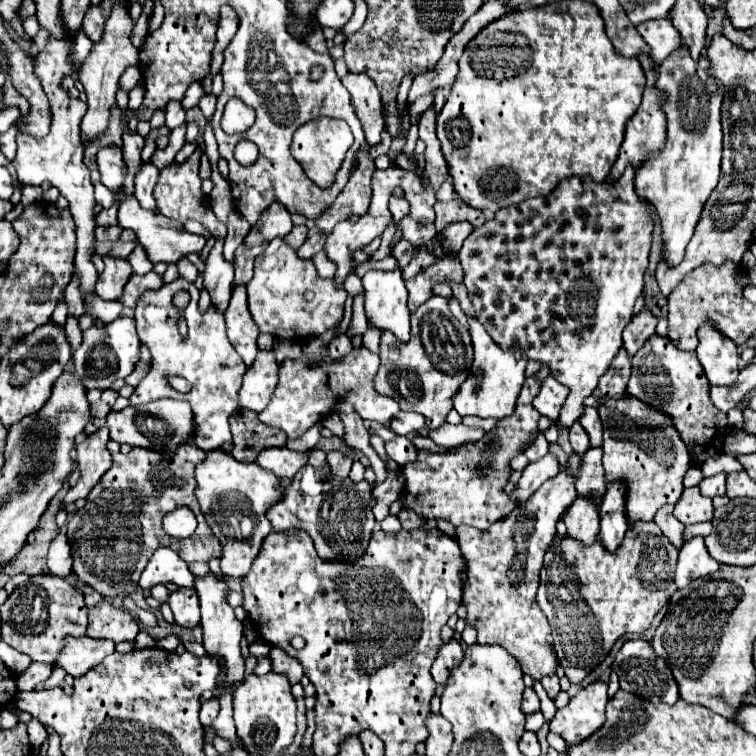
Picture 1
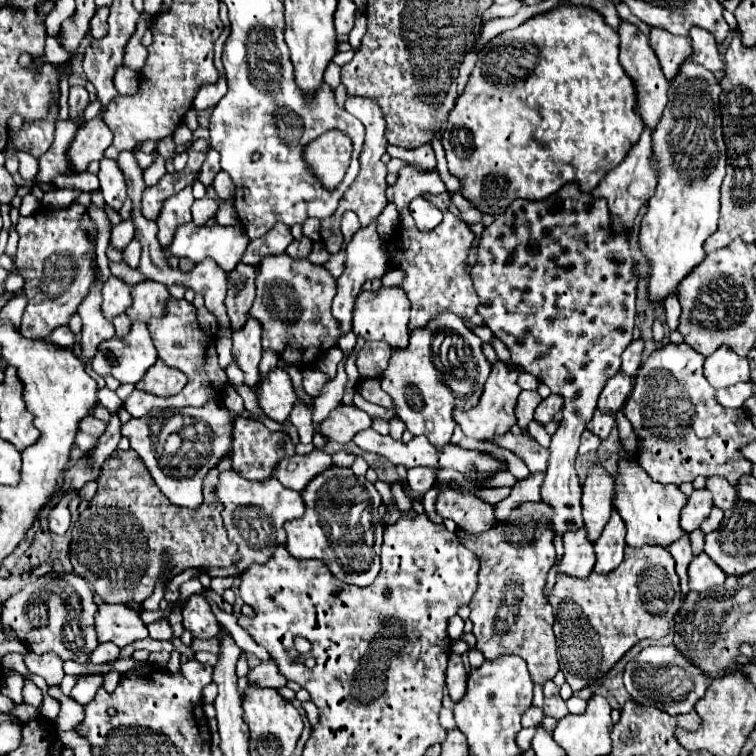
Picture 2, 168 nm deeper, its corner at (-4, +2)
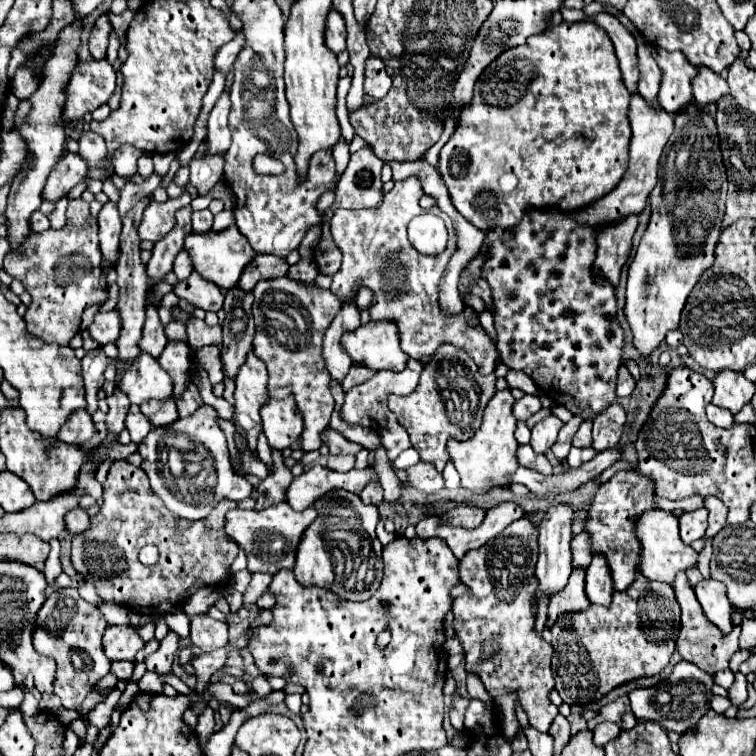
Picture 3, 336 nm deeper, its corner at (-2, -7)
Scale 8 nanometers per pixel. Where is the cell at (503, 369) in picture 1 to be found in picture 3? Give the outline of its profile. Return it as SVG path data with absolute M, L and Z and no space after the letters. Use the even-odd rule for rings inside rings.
M510 389L496 391L492 401L488 401L486 405L480 429L468 441L456 441L456 439L448 441L448 453L452 457L454 467L460 473L462 487L472 491L488 491L494 485L506 485L508 477L518 469L518 461L516 461L518 441L514 439L516 419L512 415L514 401L516 399L512 397Z

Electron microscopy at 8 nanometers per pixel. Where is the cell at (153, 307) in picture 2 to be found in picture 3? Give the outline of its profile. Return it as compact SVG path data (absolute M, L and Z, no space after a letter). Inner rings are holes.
M154 305L146 307L146 323L142 329L142 339L140 339L140 349L146 351L152 357L158 357L166 345L166 335L164 335L164 325L158 317L158 309Z

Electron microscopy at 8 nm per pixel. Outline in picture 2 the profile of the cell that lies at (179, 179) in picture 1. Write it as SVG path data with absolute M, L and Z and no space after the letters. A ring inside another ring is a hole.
M192 186L184 188L182 192L174 194L172 198L168 198L164 202L164 208L158 216L158 242L160 246L166 250L174 238L174 232L180 224L186 224L192 220L192 214L190 214L190 206L194 202L194 196L192 196Z

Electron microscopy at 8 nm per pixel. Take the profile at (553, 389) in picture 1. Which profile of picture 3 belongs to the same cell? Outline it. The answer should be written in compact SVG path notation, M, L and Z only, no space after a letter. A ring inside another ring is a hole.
M548 415L546 419L538 421L532 429L532 437L530 437L530 445L536 453L546 453L554 443L556 443L556 437L558 437L558 431L564 423L556 417L556 415Z

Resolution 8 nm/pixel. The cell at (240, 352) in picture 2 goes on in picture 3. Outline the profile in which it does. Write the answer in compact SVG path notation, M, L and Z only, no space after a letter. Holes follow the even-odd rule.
M248 353L244 365L240 367L240 373L236 375L236 391L234 391L234 423L236 431L244 433L248 439L250 449L256 449L256 437L262 429L260 421L260 407L264 401L268 401L266 391L266 365L254 355Z

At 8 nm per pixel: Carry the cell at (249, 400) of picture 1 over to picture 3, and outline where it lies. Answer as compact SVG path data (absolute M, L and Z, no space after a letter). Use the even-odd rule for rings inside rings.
M284 397L280 401L270 399L262 409L262 427L268 437L268 445L274 449L286 449L290 447L298 435L302 433L302 417L296 409L296 403L292 397Z

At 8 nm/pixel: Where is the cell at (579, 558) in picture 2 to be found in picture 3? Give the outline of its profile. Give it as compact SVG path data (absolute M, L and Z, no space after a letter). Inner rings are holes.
M574 569L572 577L568 579L568 585L560 591L554 593L550 597L550 607L548 607L548 625L554 623L554 619L558 619L562 613L572 613L572 611L584 611L590 601L584 593L584 569Z

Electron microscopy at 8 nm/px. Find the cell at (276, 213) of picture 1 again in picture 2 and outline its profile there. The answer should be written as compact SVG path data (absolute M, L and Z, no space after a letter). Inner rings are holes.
M276 224L270 232L266 232L266 236L262 236L258 240L252 240L248 244L248 248L242 256L242 262L250 264L250 266L258 266L264 256L284 254L292 240L294 238L290 234L290 228L286 228L284 224Z

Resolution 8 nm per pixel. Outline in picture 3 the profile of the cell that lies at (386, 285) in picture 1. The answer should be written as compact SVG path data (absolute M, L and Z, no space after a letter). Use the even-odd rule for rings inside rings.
M370 321L366 325L360 325L352 333L344 333L342 347L348 351L354 363L362 363L378 371L400 371L410 359L400 349L396 321Z

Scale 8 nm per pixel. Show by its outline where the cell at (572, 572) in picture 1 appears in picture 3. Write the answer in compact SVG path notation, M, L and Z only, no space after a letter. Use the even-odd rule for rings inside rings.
M636 571L636 581L626 591L614 591L612 603L608 607L590 605L584 613L560 615L556 619L556 625L552 625L550 629L552 647L554 647L552 671L554 671L556 685L562 685L556 687L556 691L566 703L572 705L578 703L578 699L584 701L600 699L622 683L628 683L644 675L660 673L668 665L670 655L676 649L676 637L680 625L676 625L674 621L678 621L678 617L680 617L680 607L674 597L674 587L664 585L662 581L660 583L648 581L640 571Z

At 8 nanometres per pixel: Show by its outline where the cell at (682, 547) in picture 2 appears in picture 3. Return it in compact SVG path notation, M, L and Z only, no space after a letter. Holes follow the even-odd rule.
M678 573L678 575L676 575L674 589L676 589L676 599L678 599L678 603L680 603L680 609L682 609L680 633L678 633L678 639L676 639L676 649L678 649L678 653L682 655L682 659L684 659L684 661L690 661L690 663L694 663L694 665L698 665L702 671L706 671L706 673L710 673L710 675L714 675L716 671L728 669L730 657L740 649L738 637L740 637L741 625L734 625L732 633L722 635L720 629L716 629L716 625L712 625L712 623L706 619L704 611L700 609L700 603L696 601L694 589L690 587L686 573Z

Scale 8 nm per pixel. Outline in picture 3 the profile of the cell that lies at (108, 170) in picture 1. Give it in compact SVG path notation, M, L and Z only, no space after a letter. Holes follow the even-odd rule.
M108 201L106 205L102 205L102 211L98 215L98 227L100 227L102 257L116 263L118 243L120 243L120 229L122 229L122 219L120 219L116 203Z

